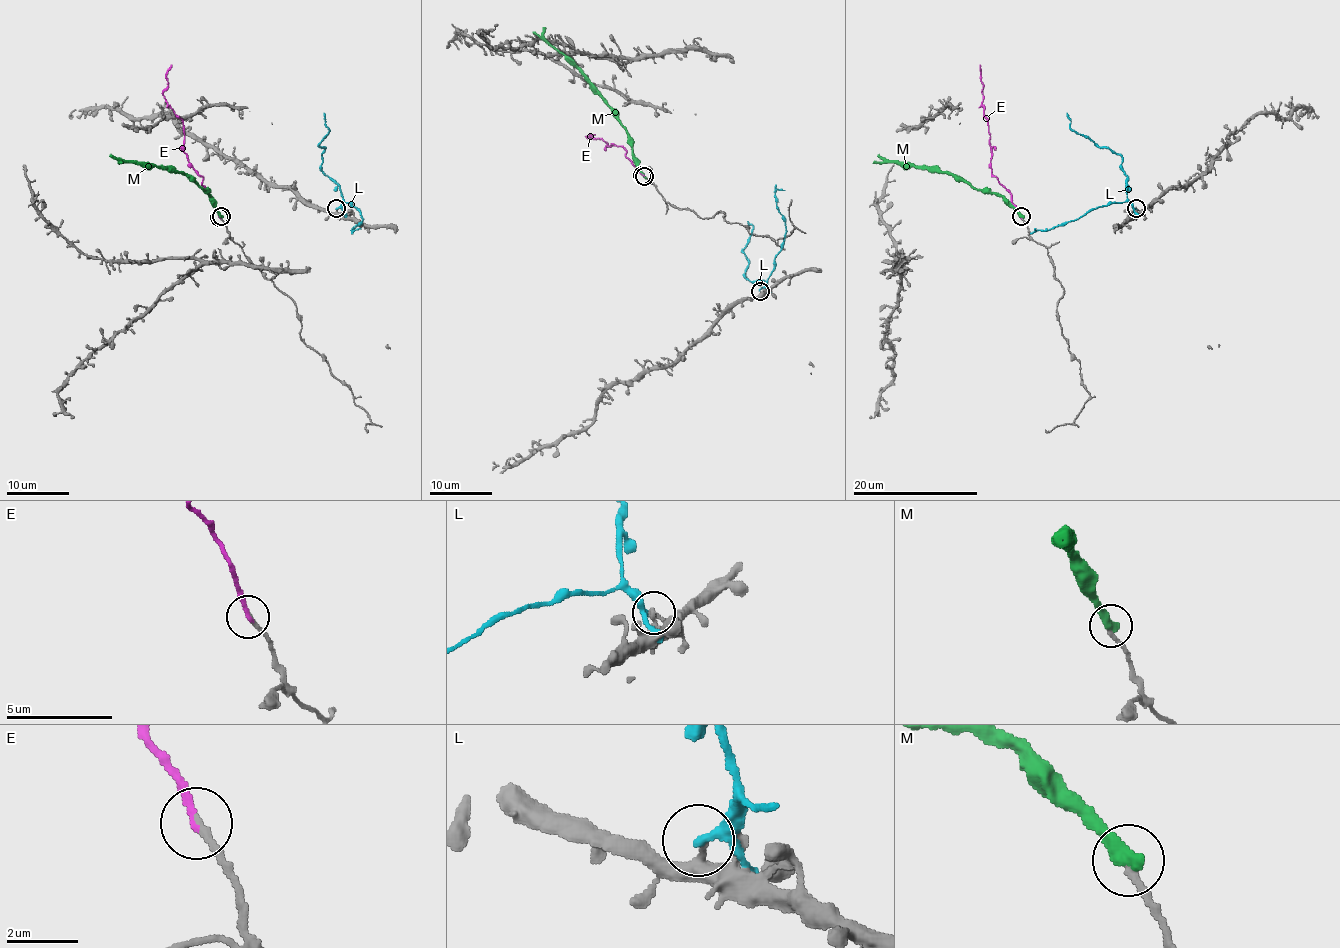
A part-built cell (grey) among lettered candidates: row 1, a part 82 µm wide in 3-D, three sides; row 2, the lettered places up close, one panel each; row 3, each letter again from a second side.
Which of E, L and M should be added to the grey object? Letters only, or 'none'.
E

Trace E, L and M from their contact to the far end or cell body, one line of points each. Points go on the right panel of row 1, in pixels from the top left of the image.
E: (1021, 217), (1012, 195), (991, 174), (988, 121), (984, 113), (979, 64)
L: (1137, 208), (1127, 192), (1127, 175), (1121, 156), (1073, 130), (1066, 113)
M: (1021, 216), (998, 195), (974, 189), (948, 174), (890, 163), (877, 155)

